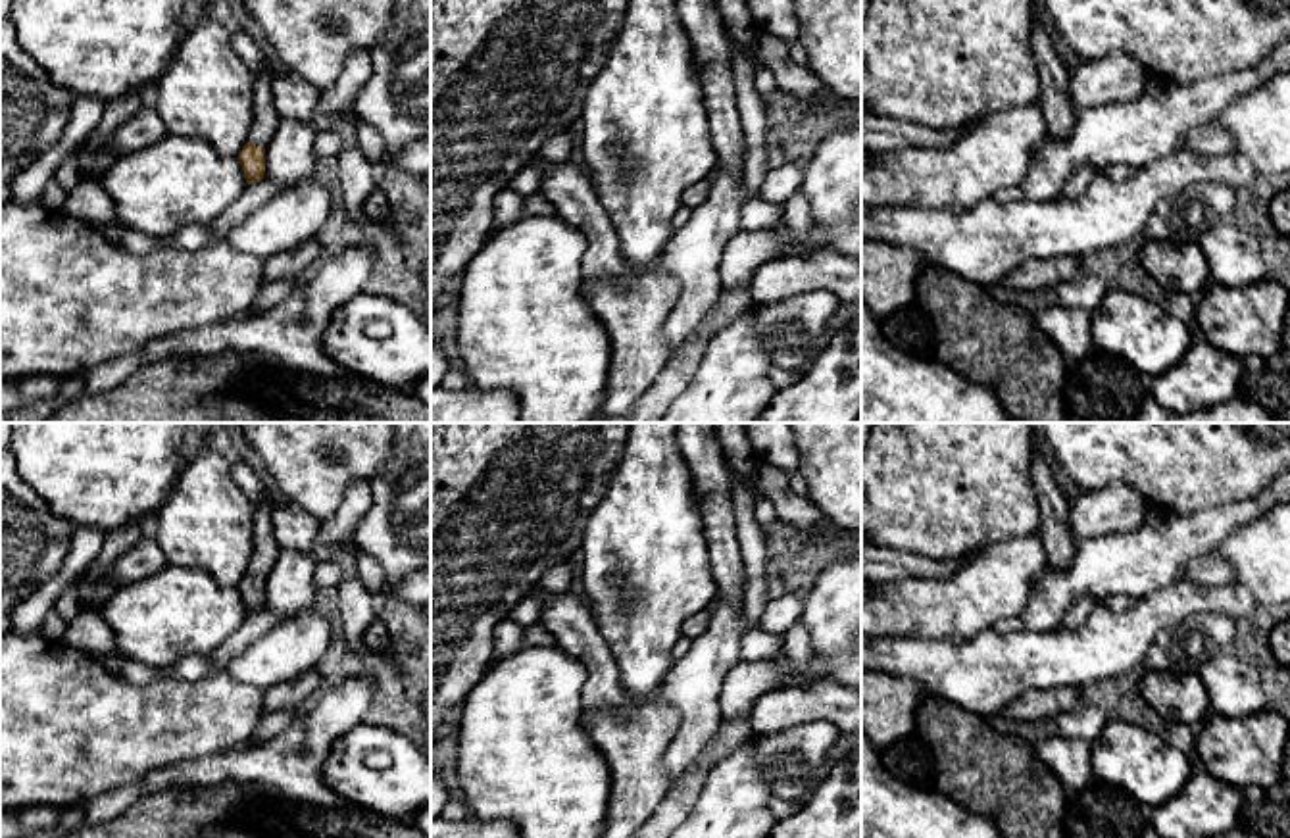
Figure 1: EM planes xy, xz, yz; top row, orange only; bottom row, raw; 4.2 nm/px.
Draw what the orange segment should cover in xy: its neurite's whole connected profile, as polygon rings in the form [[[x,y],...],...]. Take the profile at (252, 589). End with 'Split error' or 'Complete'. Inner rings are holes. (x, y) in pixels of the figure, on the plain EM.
[[[261,492],[260,504],[256,507],[256,532],[254,532],[254,555],[248,573],[238,584],[238,594],[242,598],[246,615],[260,613],[265,605],[265,579],[281,552],[273,532],[273,507],[275,500]]]. Split error

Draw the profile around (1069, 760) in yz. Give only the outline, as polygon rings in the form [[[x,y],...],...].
[[[1057,732],[1036,744],[1036,755],[1061,782],[1065,792],[1077,792],[1094,780],[1092,748],[1084,740]]]

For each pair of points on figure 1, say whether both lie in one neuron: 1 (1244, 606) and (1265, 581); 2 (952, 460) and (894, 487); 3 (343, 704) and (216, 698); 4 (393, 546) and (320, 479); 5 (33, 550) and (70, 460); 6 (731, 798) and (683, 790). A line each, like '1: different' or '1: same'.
1: different
2: same
3: different
4: different
5: different
6: different

